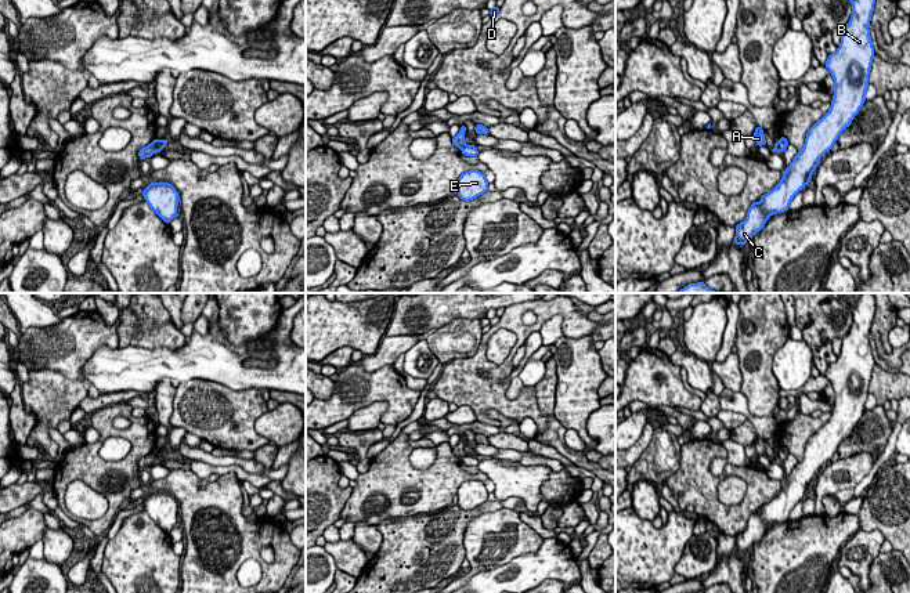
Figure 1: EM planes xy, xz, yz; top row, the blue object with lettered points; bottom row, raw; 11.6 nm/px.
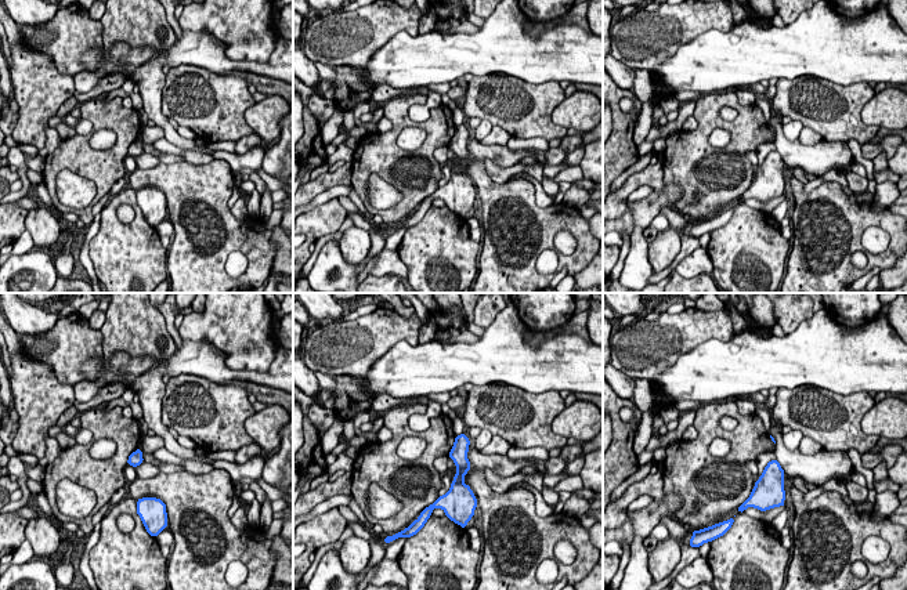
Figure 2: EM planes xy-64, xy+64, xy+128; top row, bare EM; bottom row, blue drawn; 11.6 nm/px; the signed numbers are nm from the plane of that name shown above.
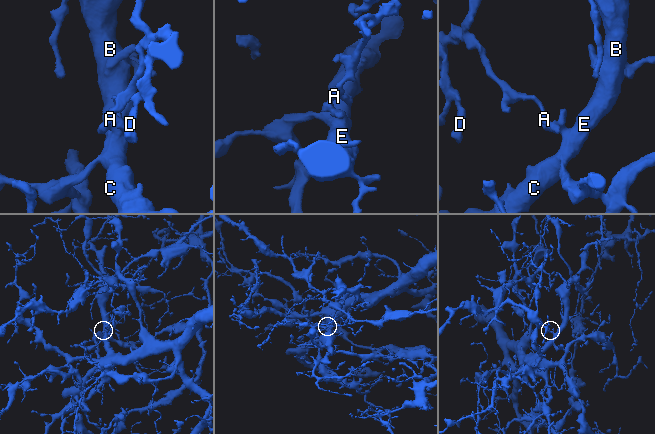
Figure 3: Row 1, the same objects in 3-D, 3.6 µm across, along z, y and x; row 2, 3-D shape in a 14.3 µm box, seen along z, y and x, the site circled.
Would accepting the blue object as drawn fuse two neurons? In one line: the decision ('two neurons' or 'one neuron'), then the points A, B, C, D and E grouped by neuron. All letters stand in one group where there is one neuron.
two neurons | A D / B C E

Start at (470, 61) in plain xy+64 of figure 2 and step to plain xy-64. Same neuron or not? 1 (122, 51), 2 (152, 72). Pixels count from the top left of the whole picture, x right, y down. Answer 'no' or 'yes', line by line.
1: yes
2: no

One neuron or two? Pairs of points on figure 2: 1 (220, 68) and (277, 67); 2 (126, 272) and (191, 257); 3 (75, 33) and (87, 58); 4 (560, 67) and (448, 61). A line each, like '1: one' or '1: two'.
1: one
2: two
3: two
4: one

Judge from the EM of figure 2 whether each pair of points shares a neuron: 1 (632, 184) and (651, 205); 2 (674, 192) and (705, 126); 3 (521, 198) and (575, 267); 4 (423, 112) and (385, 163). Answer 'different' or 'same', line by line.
1: different
2: different
3: same
4: different

